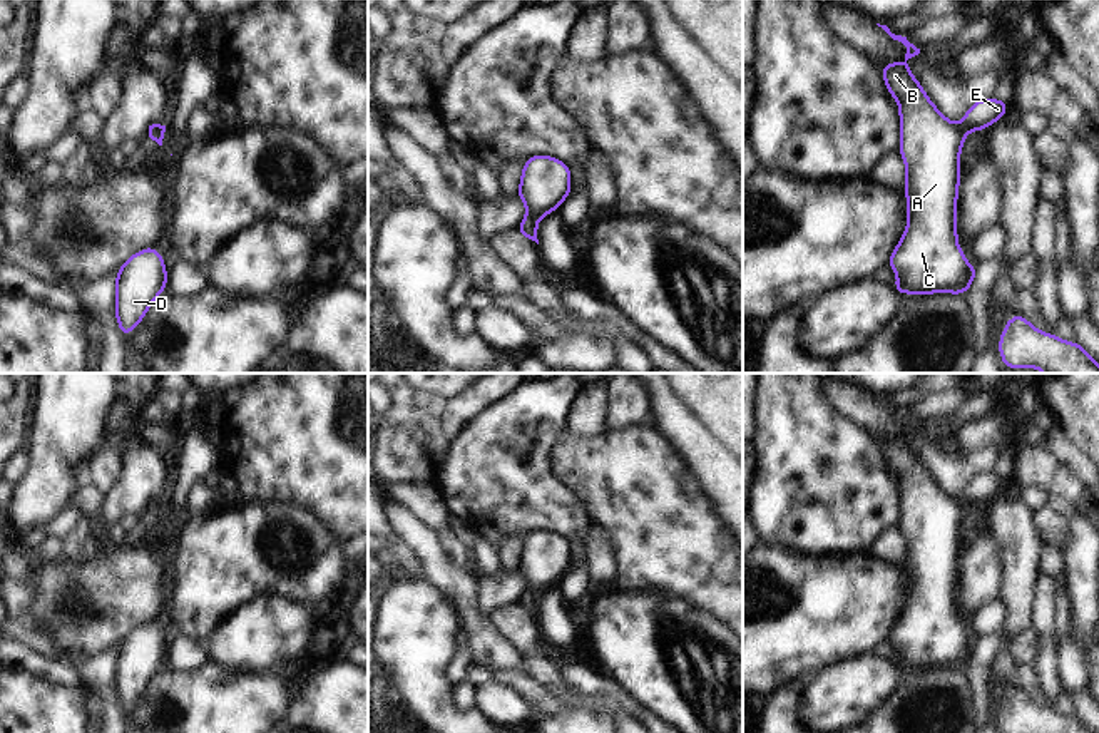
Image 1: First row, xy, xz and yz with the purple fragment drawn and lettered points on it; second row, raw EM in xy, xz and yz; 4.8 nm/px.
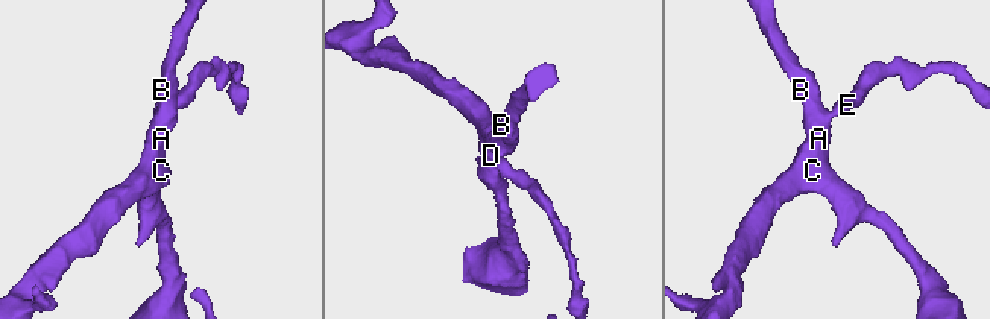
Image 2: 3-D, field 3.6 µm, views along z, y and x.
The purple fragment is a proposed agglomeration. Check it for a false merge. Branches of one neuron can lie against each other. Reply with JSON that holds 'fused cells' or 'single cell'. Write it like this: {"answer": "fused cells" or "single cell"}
{"answer": "single cell"}

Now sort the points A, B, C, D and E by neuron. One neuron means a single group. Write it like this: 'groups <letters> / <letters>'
groups A B C D E

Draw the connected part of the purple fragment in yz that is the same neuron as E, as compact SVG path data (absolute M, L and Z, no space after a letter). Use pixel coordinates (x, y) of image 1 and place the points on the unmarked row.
M880 400L893 415L907 422L902 438L885 438L880 445L887 465L898 475L900 482L900 531L907 541L905 572L908 576L908 599L893 624L887 641L898 648L893 664L905 668L958 668L967 669L970 658L977 651L977 643L970 641L957 619L957 564L960 559L960 524L969 505L982 505L1005 490L1010 479L999 474L980 474L965 487L964 499L945 494L930 477L918 455L907 442L907 435L918 430L920 423L895 410L887 400Z

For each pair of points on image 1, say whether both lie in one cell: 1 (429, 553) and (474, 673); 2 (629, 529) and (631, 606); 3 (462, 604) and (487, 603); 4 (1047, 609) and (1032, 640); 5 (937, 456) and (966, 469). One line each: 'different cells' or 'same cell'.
1: different cells
2: different cells
3: different cells
4: different cells
5: same cell

